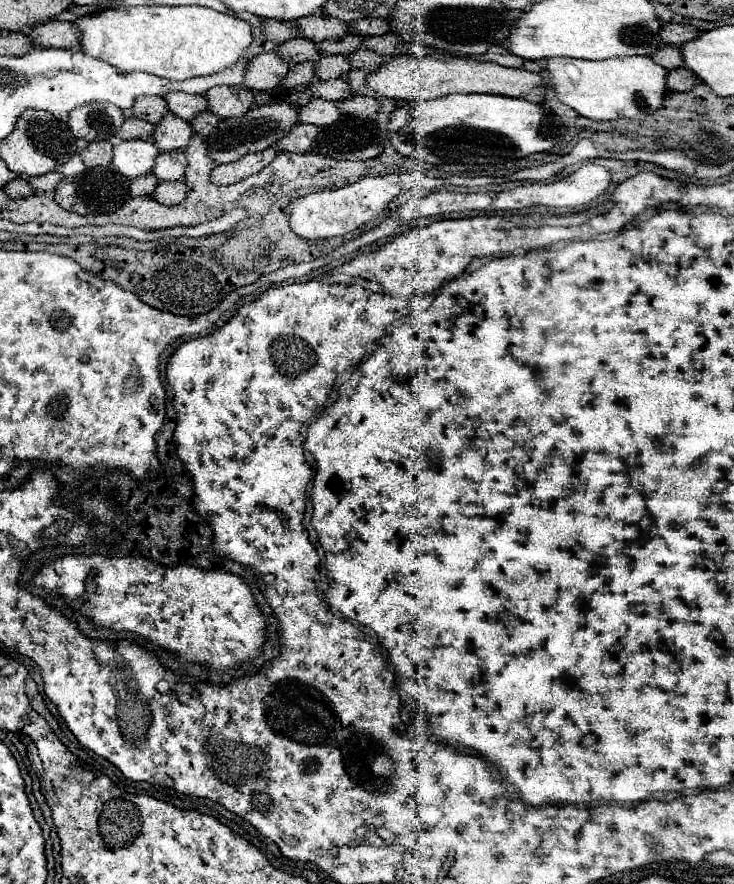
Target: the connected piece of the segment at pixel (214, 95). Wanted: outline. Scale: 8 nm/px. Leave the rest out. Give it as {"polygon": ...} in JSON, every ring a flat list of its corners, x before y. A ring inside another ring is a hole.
{"polygon":[[215,86,205,94,209,110,221,118,239,118,255,106,255,96,249,88]]}

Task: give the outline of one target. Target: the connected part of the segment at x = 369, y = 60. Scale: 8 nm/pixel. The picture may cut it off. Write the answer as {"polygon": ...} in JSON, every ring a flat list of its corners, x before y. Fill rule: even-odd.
{"polygon":[[359,48,357,52,349,54,347,58,349,58,349,62,351,62,353,68,365,70,365,72,375,72,375,70,385,62,383,56,371,52,371,50,367,50,367,48]]}

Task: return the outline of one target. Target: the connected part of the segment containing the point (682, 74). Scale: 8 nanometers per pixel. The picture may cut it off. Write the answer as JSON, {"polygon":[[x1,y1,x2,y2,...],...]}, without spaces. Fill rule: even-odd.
{"polygon":[[675,68,675,70,671,70,669,74,667,74,667,88,671,90,671,92,687,92,687,90,691,90,695,84,697,84,697,80,695,80,695,74,693,74,693,78,691,78,691,70,687,70,687,68]]}

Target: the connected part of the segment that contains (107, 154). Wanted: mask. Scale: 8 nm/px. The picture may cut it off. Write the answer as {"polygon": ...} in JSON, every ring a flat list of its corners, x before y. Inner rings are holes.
{"polygon":[[89,142,87,148,81,152,81,158,85,166,109,166,113,158,113,146,111,142]]}

